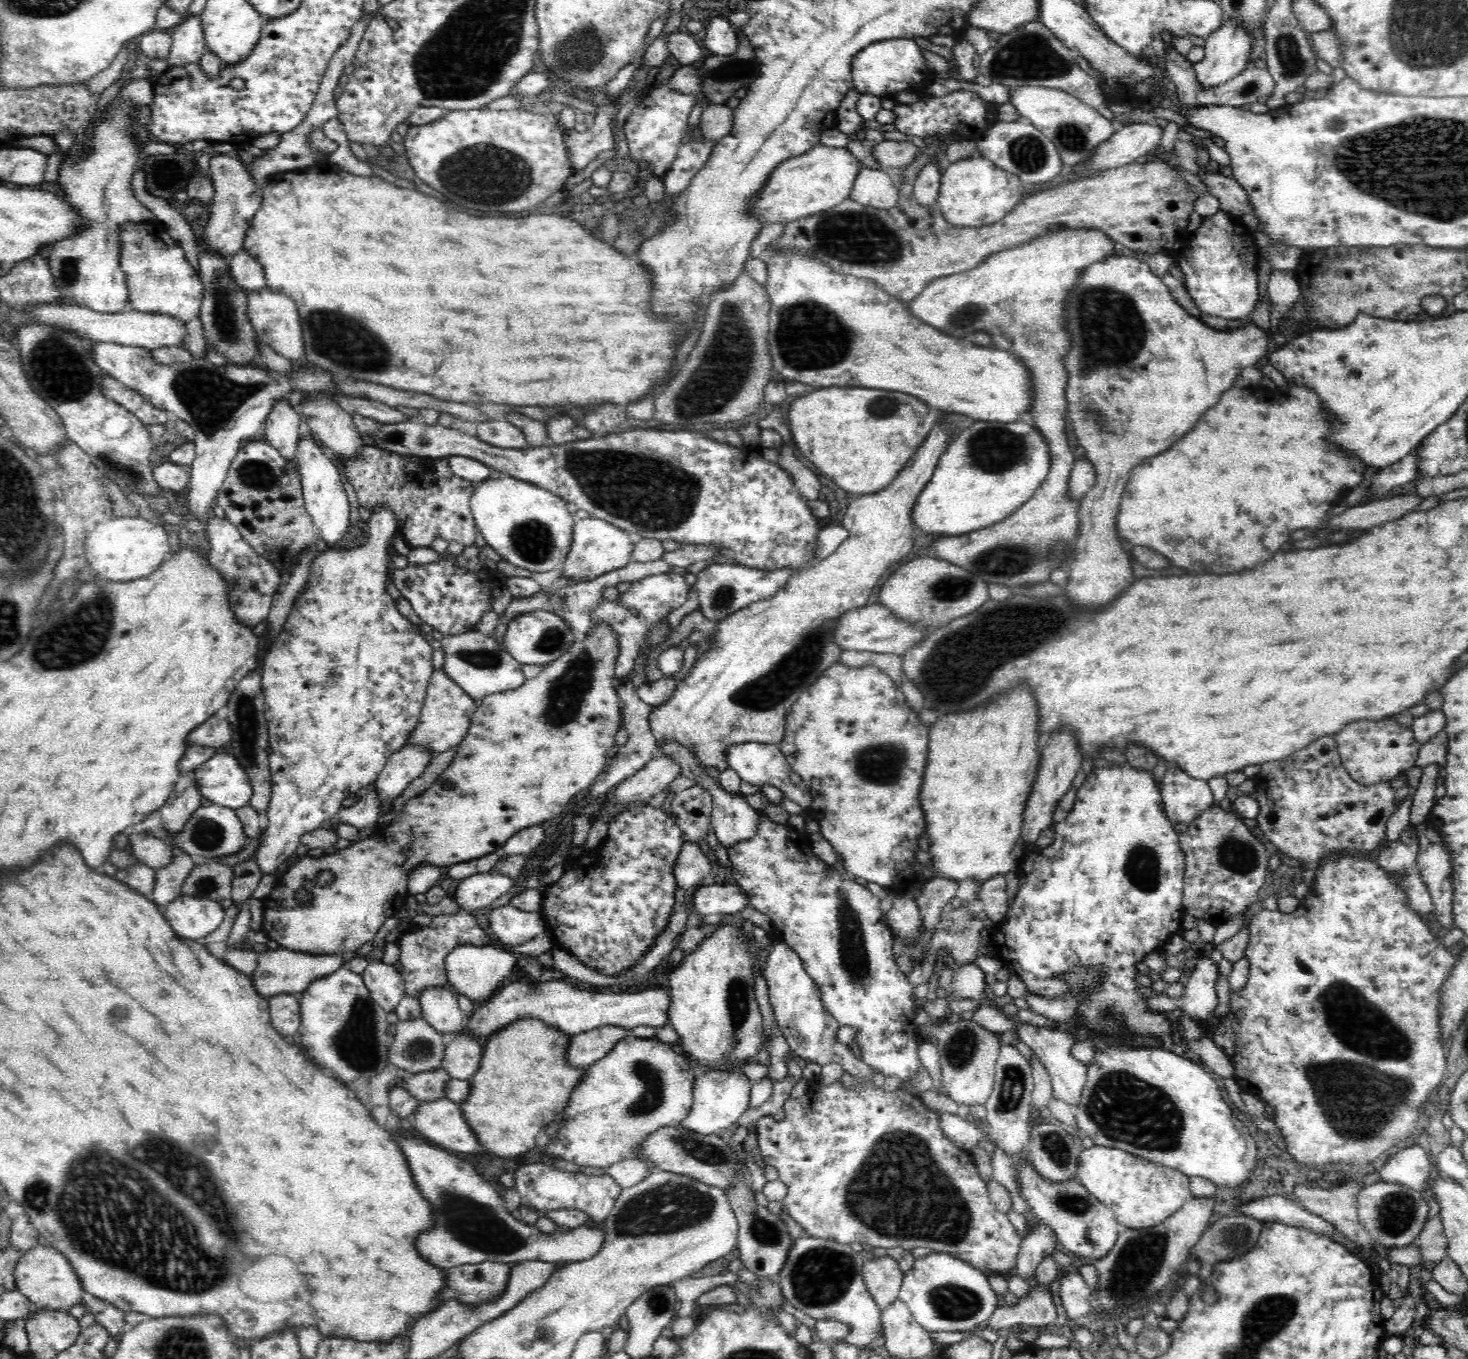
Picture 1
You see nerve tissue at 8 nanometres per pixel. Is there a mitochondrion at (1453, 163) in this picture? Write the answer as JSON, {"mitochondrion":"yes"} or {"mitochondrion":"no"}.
{"mitochondrion":"yes"}

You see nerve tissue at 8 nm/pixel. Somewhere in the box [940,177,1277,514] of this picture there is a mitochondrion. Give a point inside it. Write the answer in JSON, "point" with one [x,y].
{"point":[1106,320]}

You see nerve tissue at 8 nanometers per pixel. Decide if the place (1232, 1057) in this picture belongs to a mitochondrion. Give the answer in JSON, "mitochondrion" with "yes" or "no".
{"mitochondrion":"no"}

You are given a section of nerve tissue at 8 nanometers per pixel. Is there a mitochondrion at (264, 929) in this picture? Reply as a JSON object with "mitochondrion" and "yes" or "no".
{"mitochondrion":"no"}

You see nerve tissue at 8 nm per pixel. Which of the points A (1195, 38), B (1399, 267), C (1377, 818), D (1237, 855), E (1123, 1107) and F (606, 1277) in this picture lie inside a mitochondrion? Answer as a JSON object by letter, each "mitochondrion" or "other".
{"A":"other","B":"other","C":"other","D":"mitochondrion","E":"mitochondrion","F":"other"}

